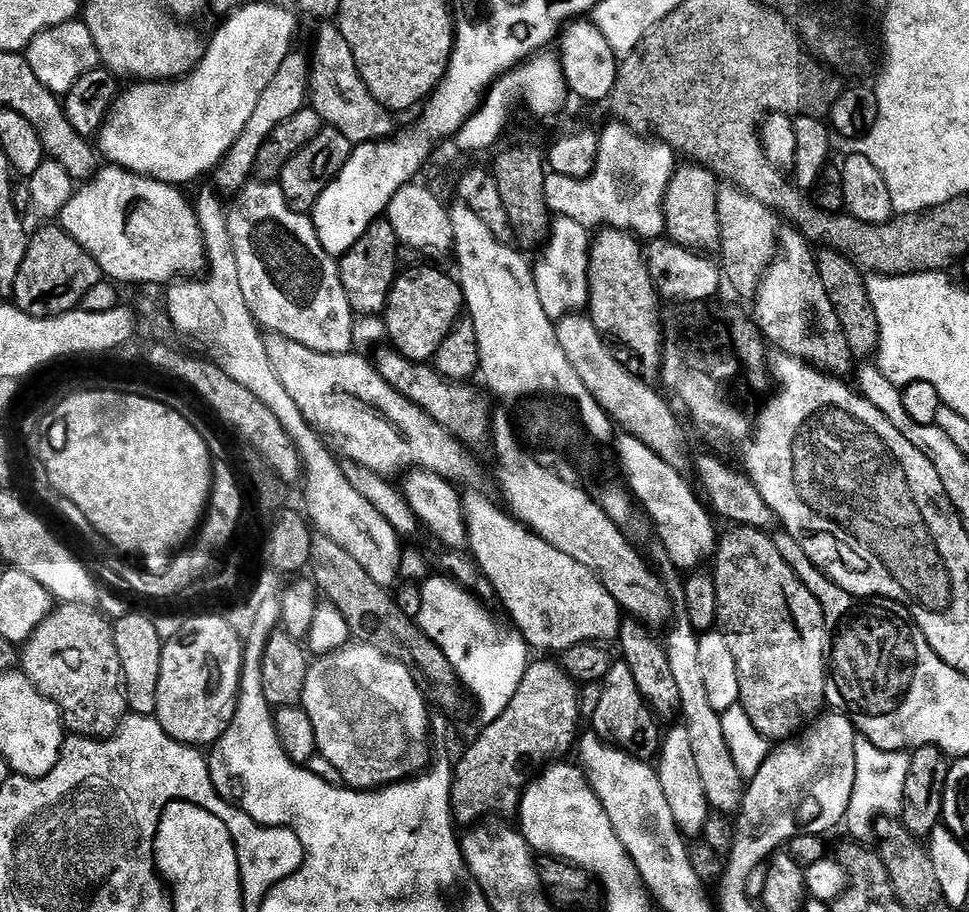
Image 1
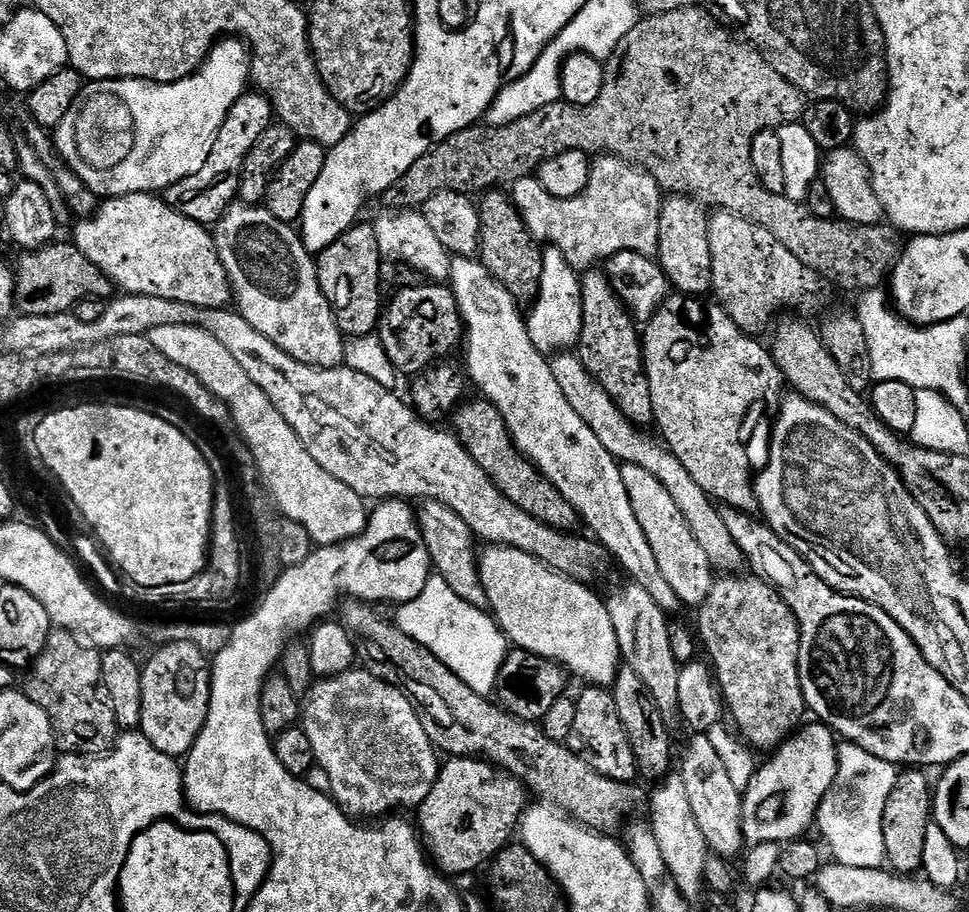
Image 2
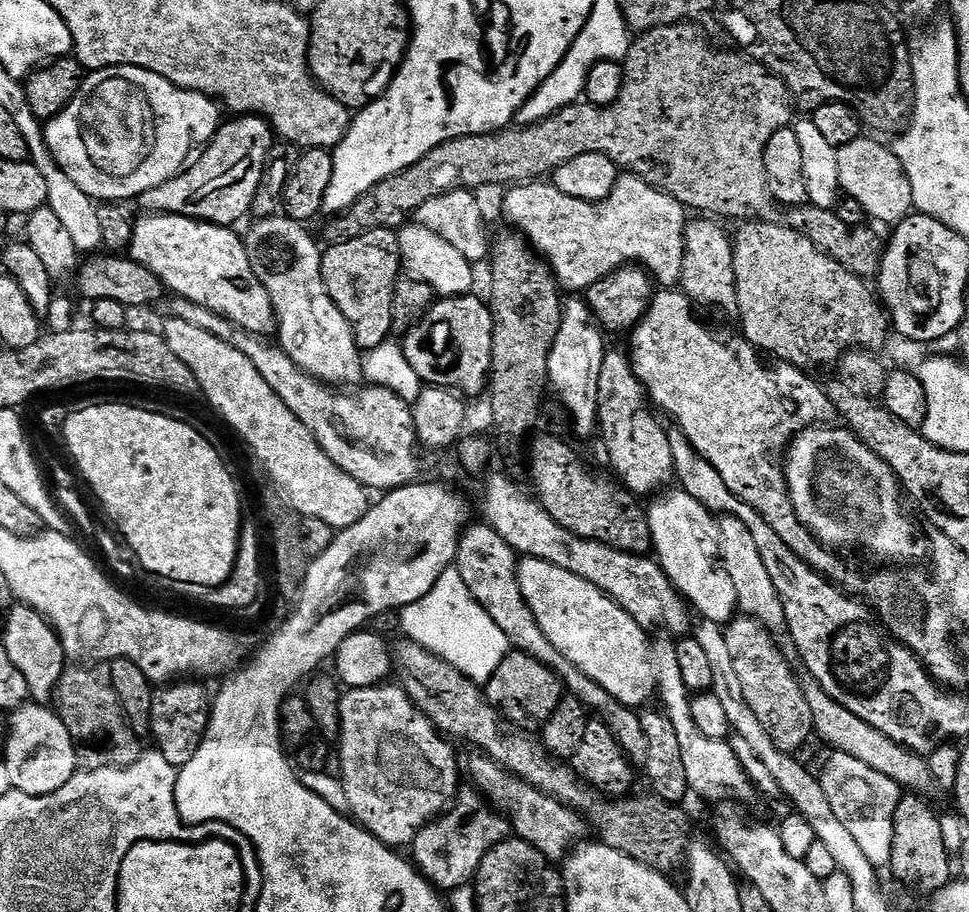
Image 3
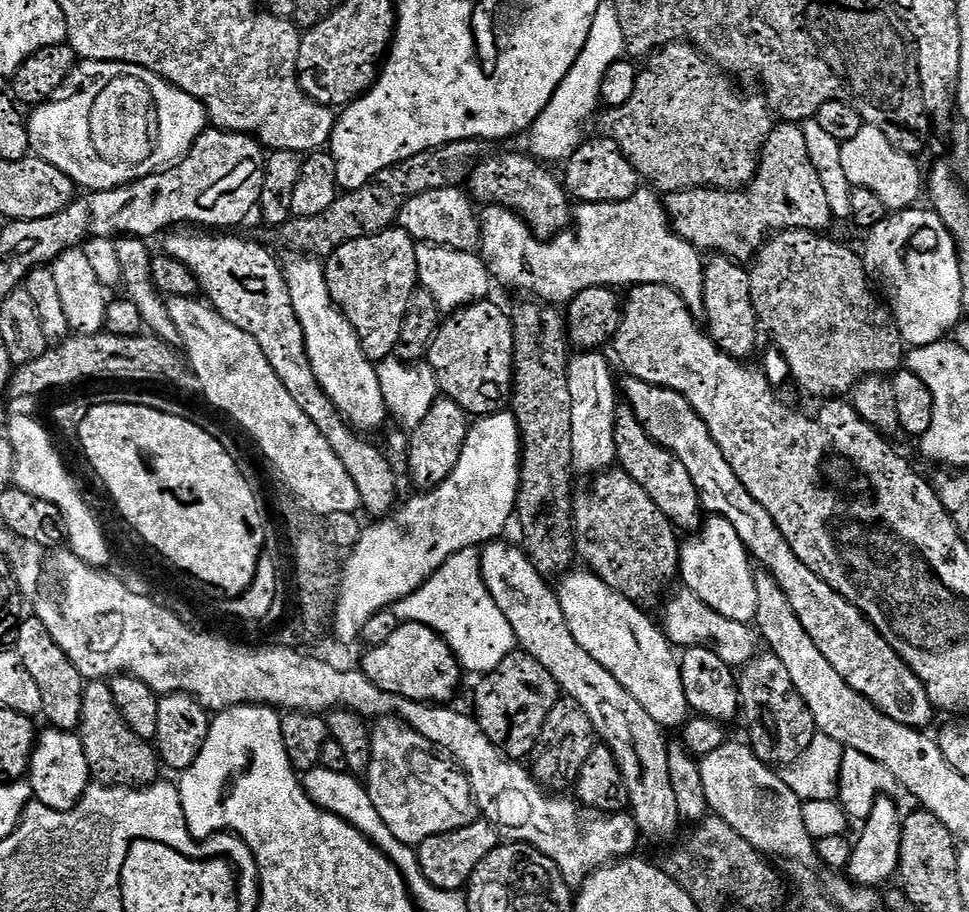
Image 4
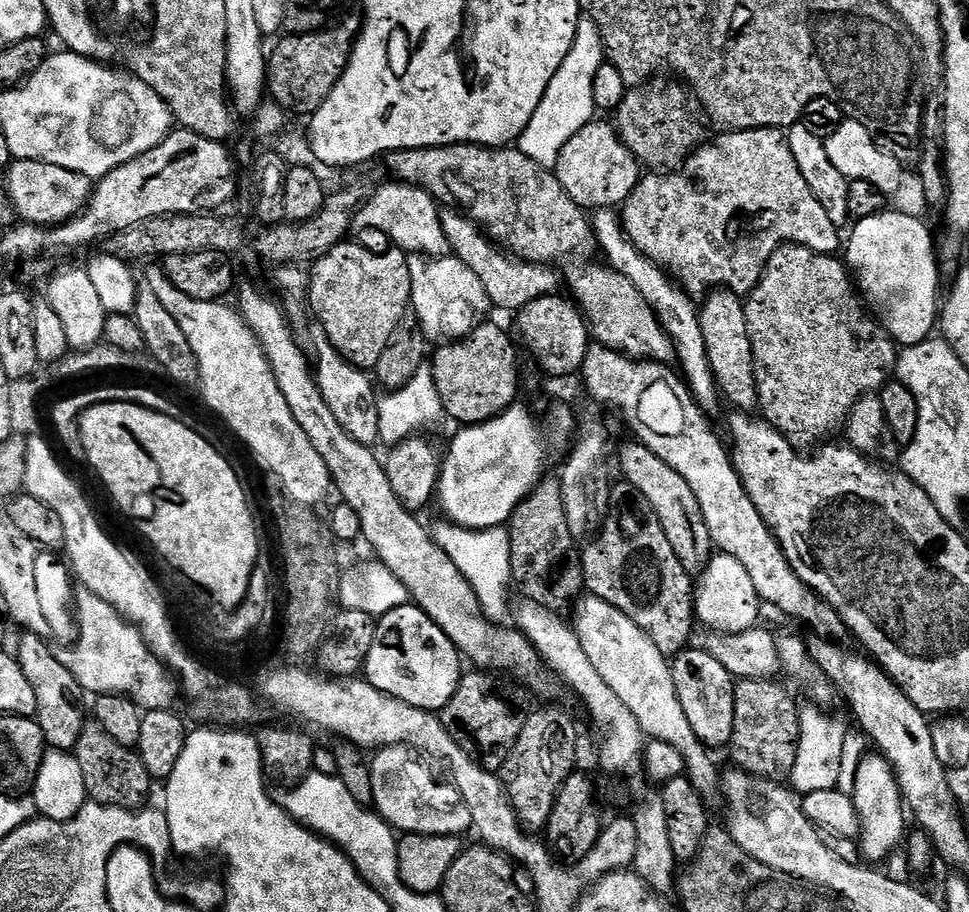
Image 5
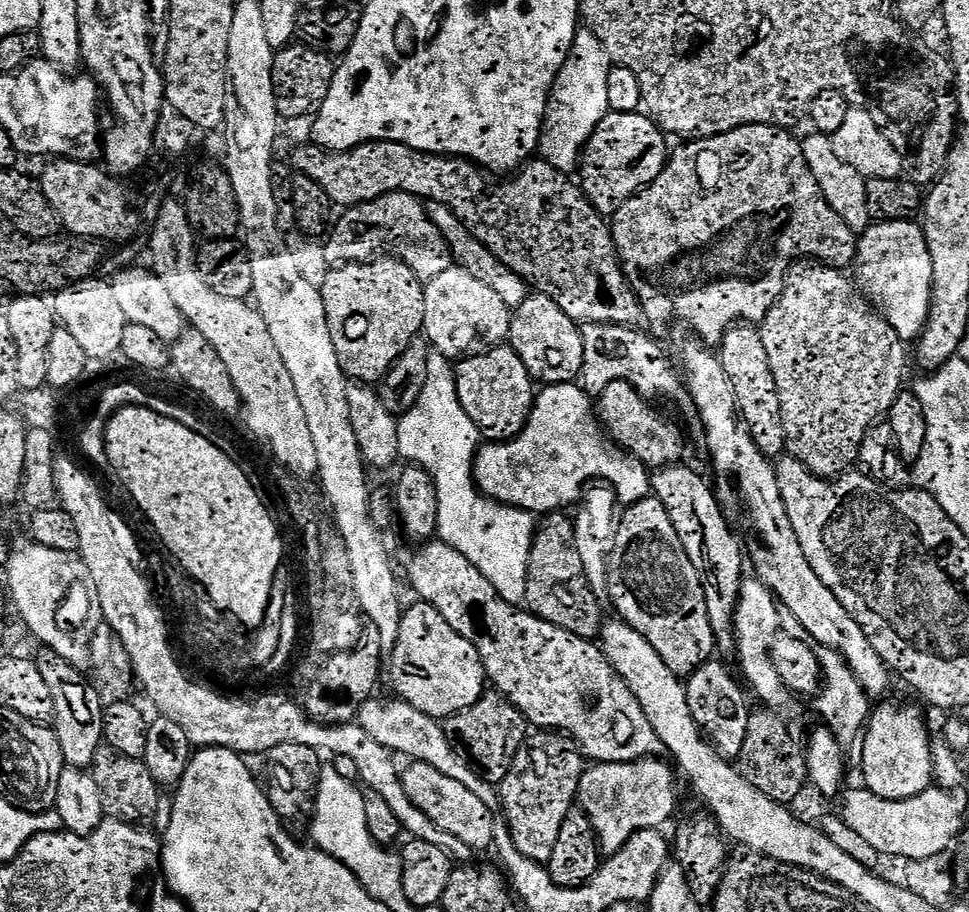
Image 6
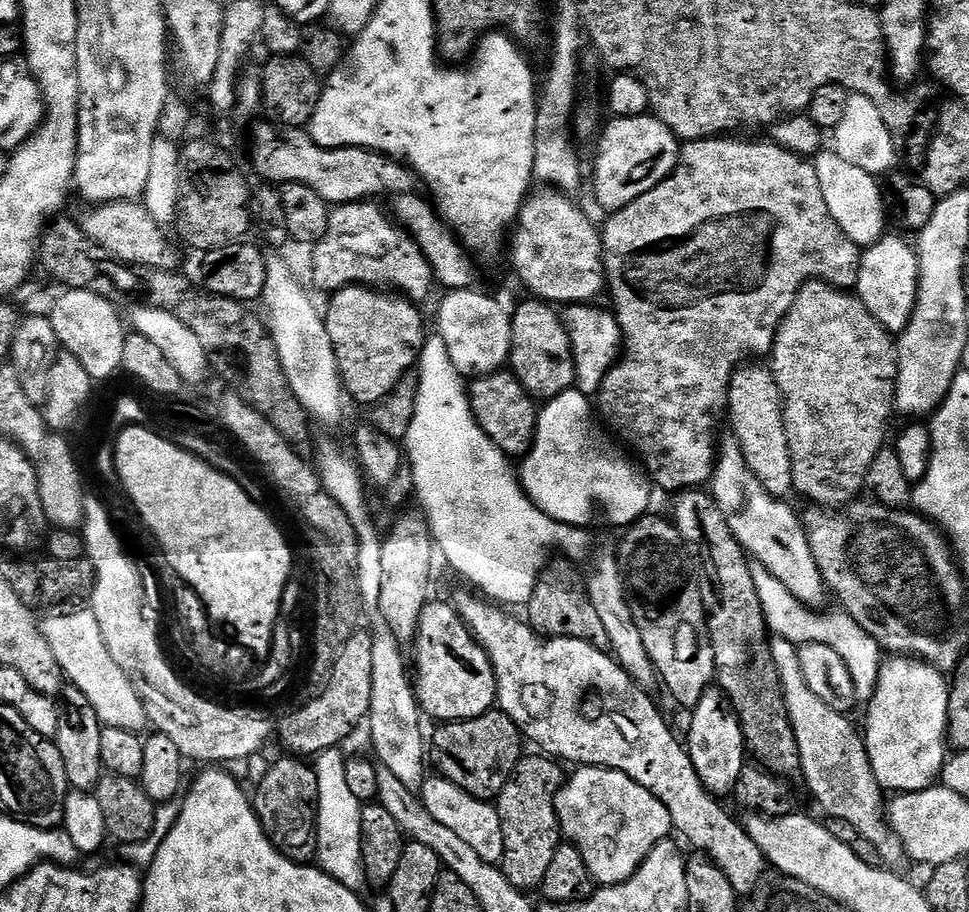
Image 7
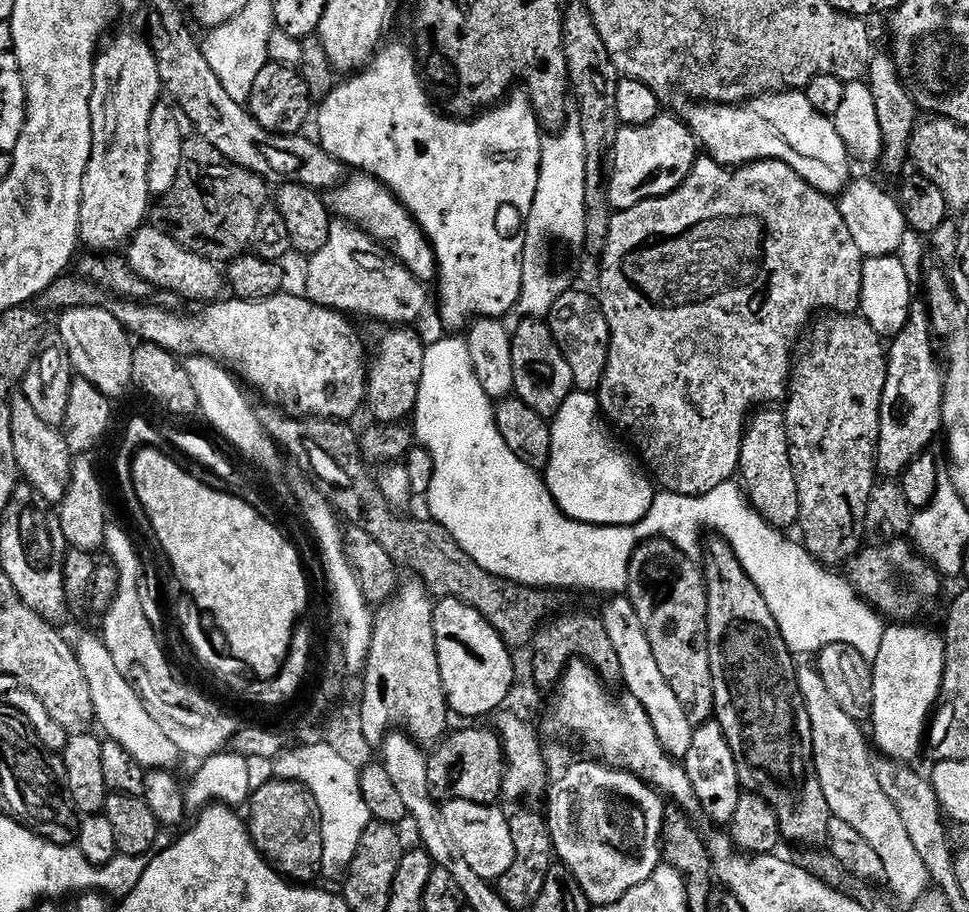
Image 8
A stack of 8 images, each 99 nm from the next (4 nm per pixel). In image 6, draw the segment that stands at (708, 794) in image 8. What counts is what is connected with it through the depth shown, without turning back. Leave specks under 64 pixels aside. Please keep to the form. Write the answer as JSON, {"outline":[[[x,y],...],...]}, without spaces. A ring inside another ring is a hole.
{"outline":[[[705,662],[687,677],[686,691],[689,706],[689,714],[693,716],[693,721],[702,730],[706,740],[716,752],[725,757],[735,757],[740,751],[744,735],[748,729],[748,716],[742,705],[736,701],[736,695],[740,688],[736,685],[736,680],[720,664]]]}

